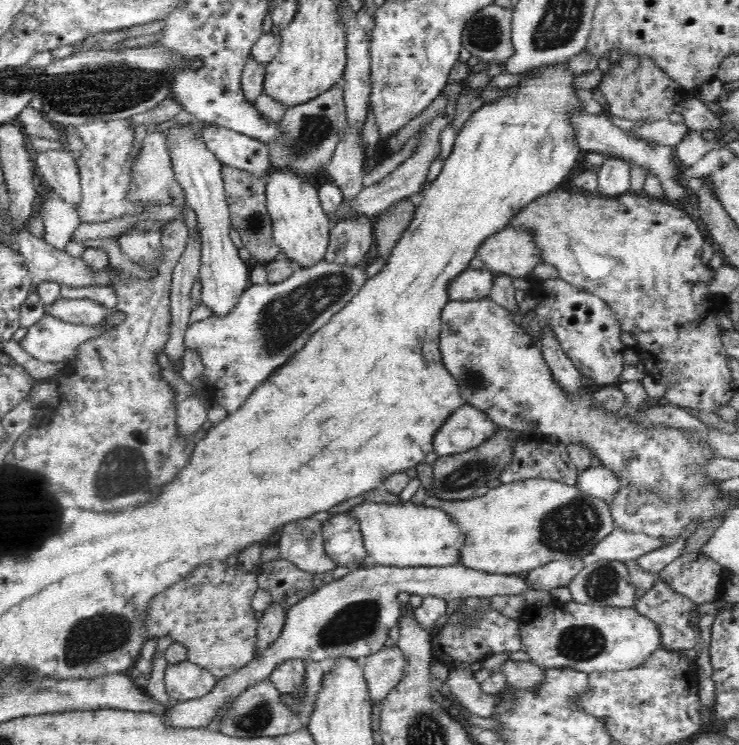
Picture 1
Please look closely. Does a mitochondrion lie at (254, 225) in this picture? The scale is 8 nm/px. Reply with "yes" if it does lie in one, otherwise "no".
yes

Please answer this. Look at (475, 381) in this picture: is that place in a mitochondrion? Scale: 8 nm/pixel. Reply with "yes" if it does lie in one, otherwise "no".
yes

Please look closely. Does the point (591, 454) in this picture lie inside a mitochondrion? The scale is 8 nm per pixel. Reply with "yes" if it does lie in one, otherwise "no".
no

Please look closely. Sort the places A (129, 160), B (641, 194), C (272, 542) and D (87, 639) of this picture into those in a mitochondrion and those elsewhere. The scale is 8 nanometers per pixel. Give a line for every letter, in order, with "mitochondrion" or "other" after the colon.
A: other
B: other
C: other
D: mitochondrion

